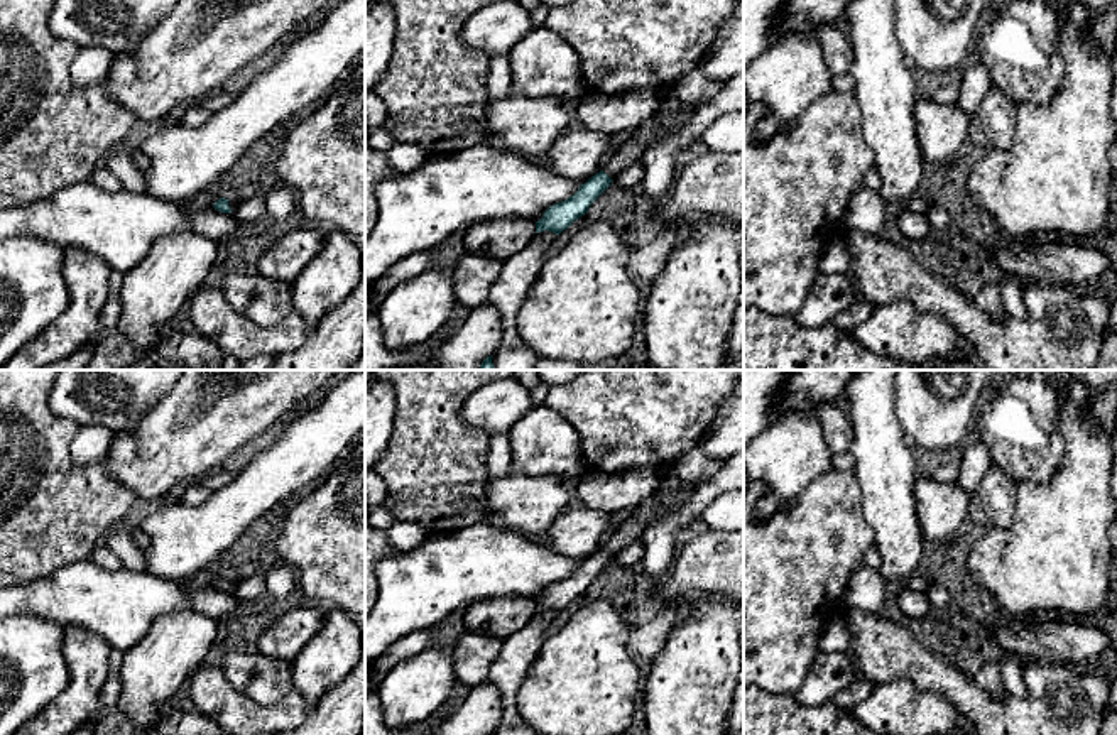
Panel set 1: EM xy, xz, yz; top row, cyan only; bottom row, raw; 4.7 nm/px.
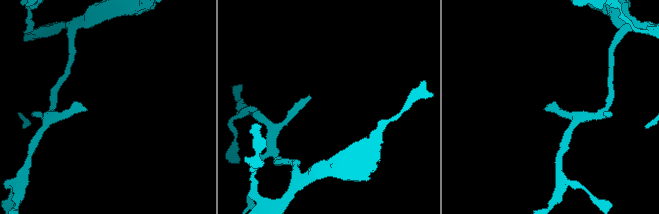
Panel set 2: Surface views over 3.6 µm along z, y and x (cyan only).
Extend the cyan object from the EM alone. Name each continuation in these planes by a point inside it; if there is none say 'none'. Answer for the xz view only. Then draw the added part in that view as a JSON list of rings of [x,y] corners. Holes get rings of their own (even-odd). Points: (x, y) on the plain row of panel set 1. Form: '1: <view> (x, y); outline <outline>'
1: xz (632, 529); outline [[[662,482],[656,488],[656,492],[644,500],[632,515],[617,529],[612,536],[607,537],[602,549],[613,558],[622,547],[640,541],[644,531],[649,527],[649,519],[656,512],[656,495],[659,493]]]

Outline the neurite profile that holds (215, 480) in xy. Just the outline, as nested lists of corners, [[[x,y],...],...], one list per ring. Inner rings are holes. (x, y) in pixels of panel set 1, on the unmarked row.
[[[211,471],[198,480],[198,483],[211,492],[223,488],[235,480],[235,473]]]

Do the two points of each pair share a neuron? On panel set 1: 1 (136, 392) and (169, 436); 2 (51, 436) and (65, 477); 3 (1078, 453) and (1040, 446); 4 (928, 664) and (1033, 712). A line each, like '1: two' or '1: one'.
1: two
2: one
3: two
4: one

